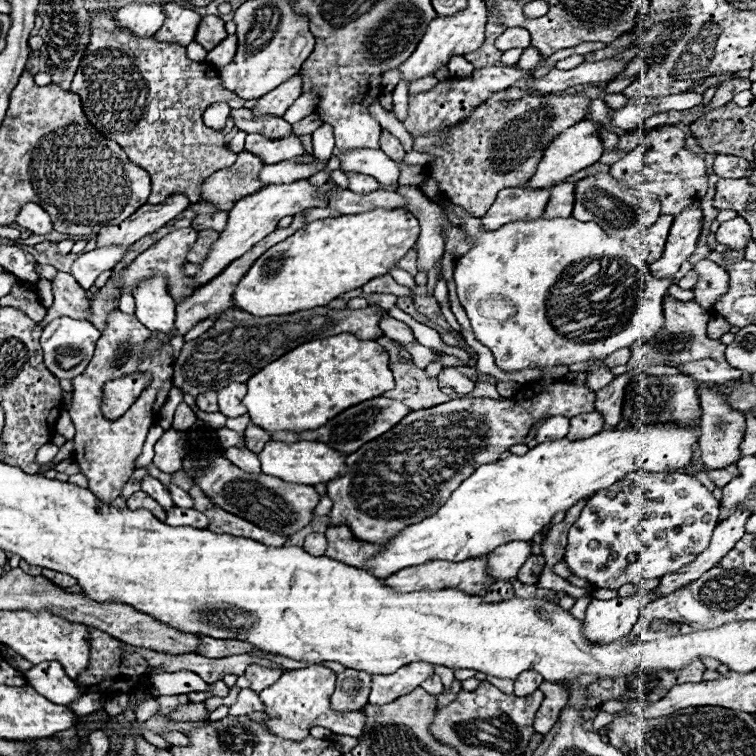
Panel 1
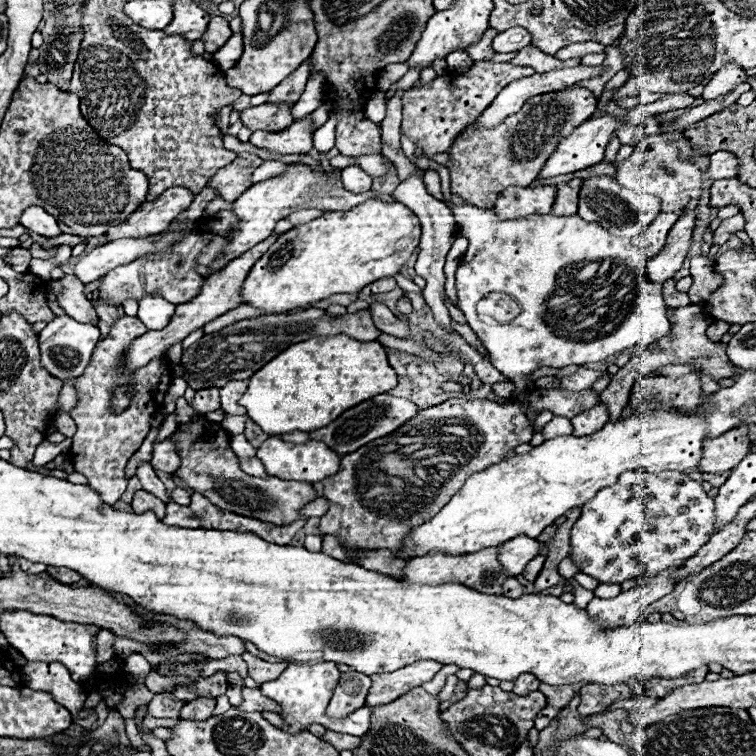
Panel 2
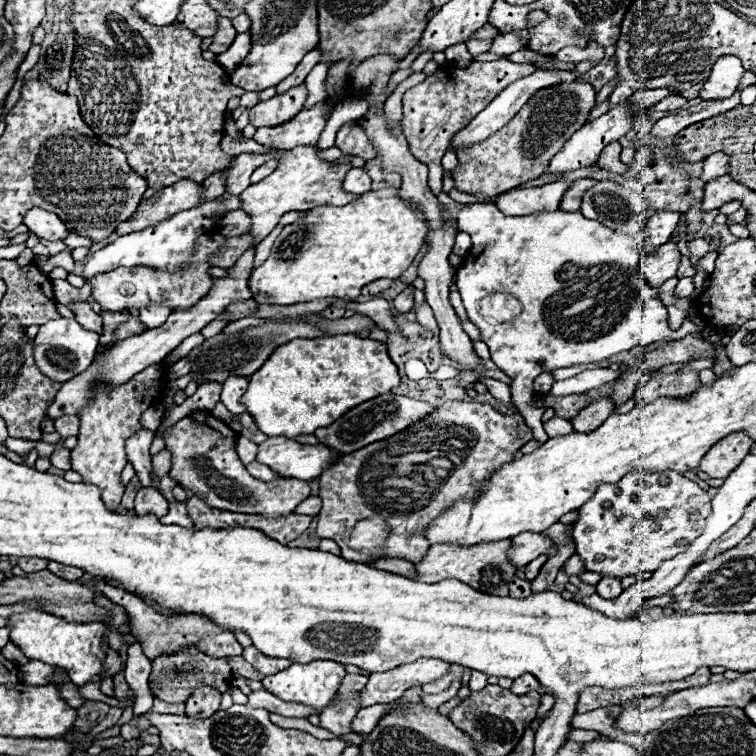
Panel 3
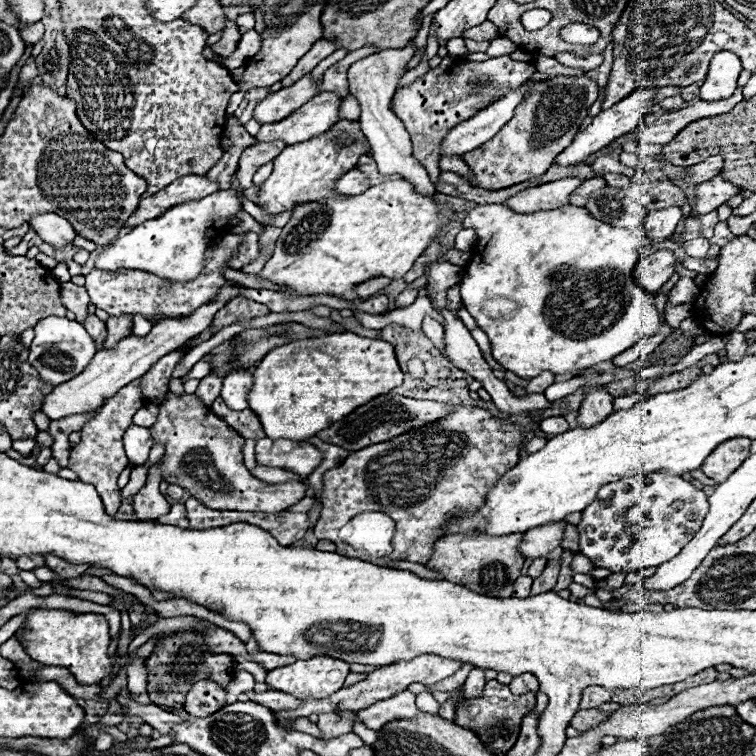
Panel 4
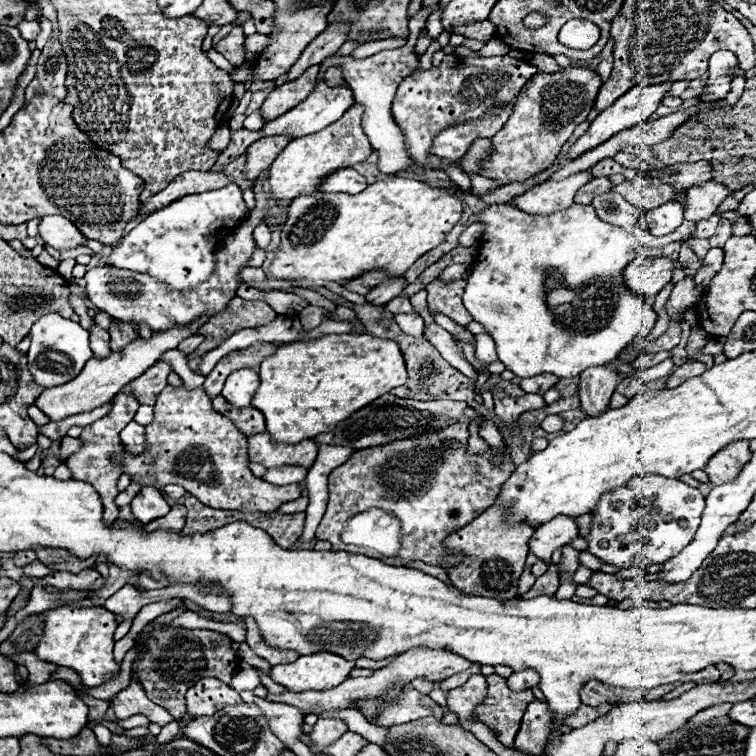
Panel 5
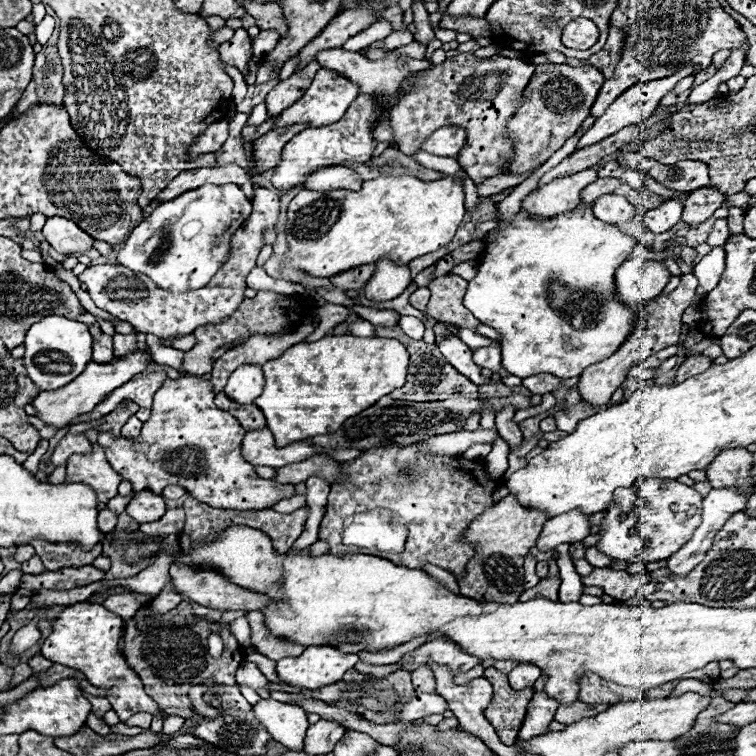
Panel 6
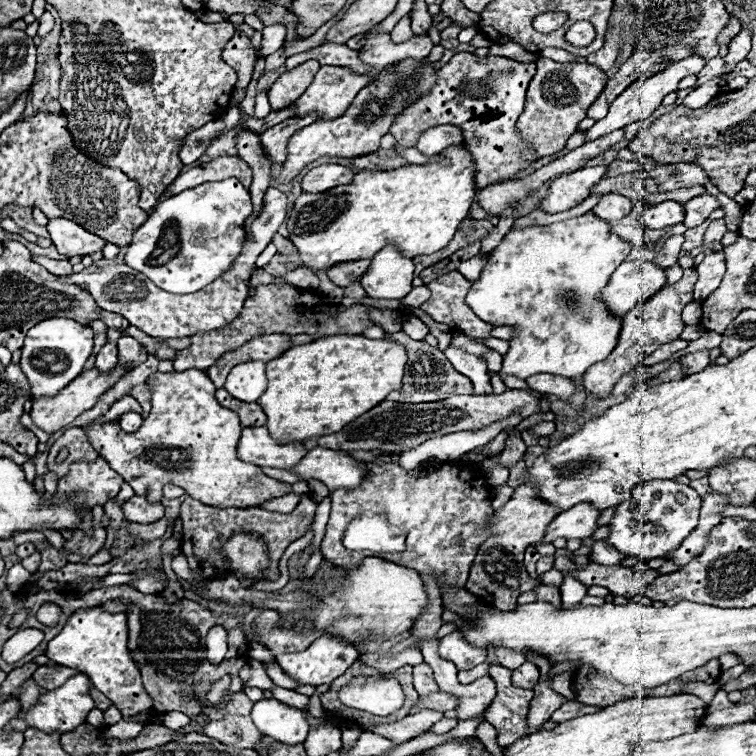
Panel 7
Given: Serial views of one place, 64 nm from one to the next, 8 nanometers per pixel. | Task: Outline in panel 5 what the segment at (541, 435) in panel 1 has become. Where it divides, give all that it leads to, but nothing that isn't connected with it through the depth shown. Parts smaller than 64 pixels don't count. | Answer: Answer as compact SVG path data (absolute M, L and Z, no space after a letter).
M546 416L544 420L542 420L542 424L540 424L540 428L542 430L546 430L546 432L560 432L560 430L564 430L564 418L560 418L560 416Z

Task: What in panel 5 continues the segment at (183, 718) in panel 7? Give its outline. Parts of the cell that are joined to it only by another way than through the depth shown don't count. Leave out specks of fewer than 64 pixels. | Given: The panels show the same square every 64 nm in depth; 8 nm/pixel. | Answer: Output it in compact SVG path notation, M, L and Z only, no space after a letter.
M170 722L168 726L164 726L164 728L162 728L162 732L156 736L156 740L154 740L154 742L158 742L158 744L162 742L162 744L164 744L164 742L168 742L168 740L176 738L176 736L178 736L178 730L180 730L180 724L178 724L178 722Z

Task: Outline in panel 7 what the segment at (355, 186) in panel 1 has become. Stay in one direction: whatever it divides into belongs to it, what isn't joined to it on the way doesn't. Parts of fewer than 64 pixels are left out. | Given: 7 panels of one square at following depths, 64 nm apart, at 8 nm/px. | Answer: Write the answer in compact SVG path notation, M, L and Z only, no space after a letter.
M322 164L318 168L312 168L302 178L302 190L304 192L326 192L330 188L336 188L340 184L352 182L352 170L340 164Z

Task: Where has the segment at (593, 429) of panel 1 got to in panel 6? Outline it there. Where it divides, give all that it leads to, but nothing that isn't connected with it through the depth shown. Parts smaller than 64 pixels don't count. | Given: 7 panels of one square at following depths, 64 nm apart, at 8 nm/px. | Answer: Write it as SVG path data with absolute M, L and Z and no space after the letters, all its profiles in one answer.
M684 274L678 288L666 296L658 296L654 298L652 302L644 304L644 310L648 314L648 320L646 324L638 326L630 336L628 340L604 362L600 364L594 364L594 366L588 366L582 374L580 374L580 380L578 380L578 392L582 396L582 400L588 404L588 406L604 406L610 402L610 396L614 394L616 388L620 388L620 384L626 380L628 376L628 370L632 366L636 366L642 358L662 350L662 348L668 348L668 346L674 346L678 344L680 340L680 334L682 334L682 314L688 306L696 304L696 286L698 286L698 280L694 278L694 274Z

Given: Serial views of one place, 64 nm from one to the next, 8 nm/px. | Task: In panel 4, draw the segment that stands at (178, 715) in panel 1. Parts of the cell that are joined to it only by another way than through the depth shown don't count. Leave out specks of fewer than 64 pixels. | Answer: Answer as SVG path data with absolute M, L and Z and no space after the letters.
M200 680L188 692L184 708L190 716L204 718L204 716L220 710L224 704L226 704L226 690L222 690L216 682Z

